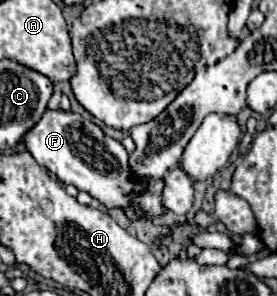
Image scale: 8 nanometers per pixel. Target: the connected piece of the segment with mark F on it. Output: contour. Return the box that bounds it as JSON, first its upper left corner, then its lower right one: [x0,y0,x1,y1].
[25,110,167,218]

